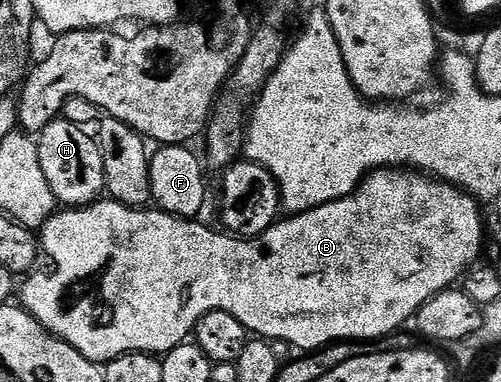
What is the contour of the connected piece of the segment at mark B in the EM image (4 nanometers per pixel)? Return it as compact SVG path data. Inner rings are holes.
M386 168L383 170L375 170L370 173L369 177L357 187L357 191L353 194L348 194L346 198L337 198L334 202L328 202L323 204L319 208L311 208L307 212L302 214L295 214L292 216L282 217L280 220L274 222L273 227L267 232L263 232L257 238L239 238L228 232L222 232L220 229L212 230L209 226L204 226L201 220L194 220L192 218L177 218L174 214L166 214L164 210L156 208L138 208L136 206L125 206L122 202L114 202L112 200L98 200L93 203L92 206L78 206L76 208L65 208L60 212L53 215L48 222L45 223L43 229L39 234L39 246L45 254L49 257L49 262L53 265L53 271L48 274L47 271L37 268L32 271L24 279L25 282L20 283L19 286L19 299L20 305L24 309L28 310L32 314L33 319L37 321L41 326L45 327L50 334L57 335L58 338L62 338L64 342L69 346L74 346L75 349L80 352L87 360L96 362L98 364L108 364L114 362L119 356L124 354L156 354L158 356L164 356L171 348L175 348L181 342L186 341L196 331L197 325L203 320L203 316L207 316L213 310L222 310L223 312L231 312L231 316L235 316L235 320L239 320L239 324L243 324L246 331L255 333L254 335L260 336L265 340L276 340L278 343L290 342L293 346L298 346L301 352L316 352L330 344L340 343L342 340L366 340L365 338L381 338L384 334L389 334L392 330L397 330L405 321L412 319L416 315L417 311L420 310L423 304L427 304L434 298L436 294L441 294L443 291L456 287L458 283L464 279L465 275L469 273L471 267L478 261L477 257L481 254L481 241L485 238L485 226L481 223L481 210L482 207L479 205L476 198L471 194L465 193L457 186L451 186L448 182L442 182L432 176L426 176L420 172L406 172L401 168Z

